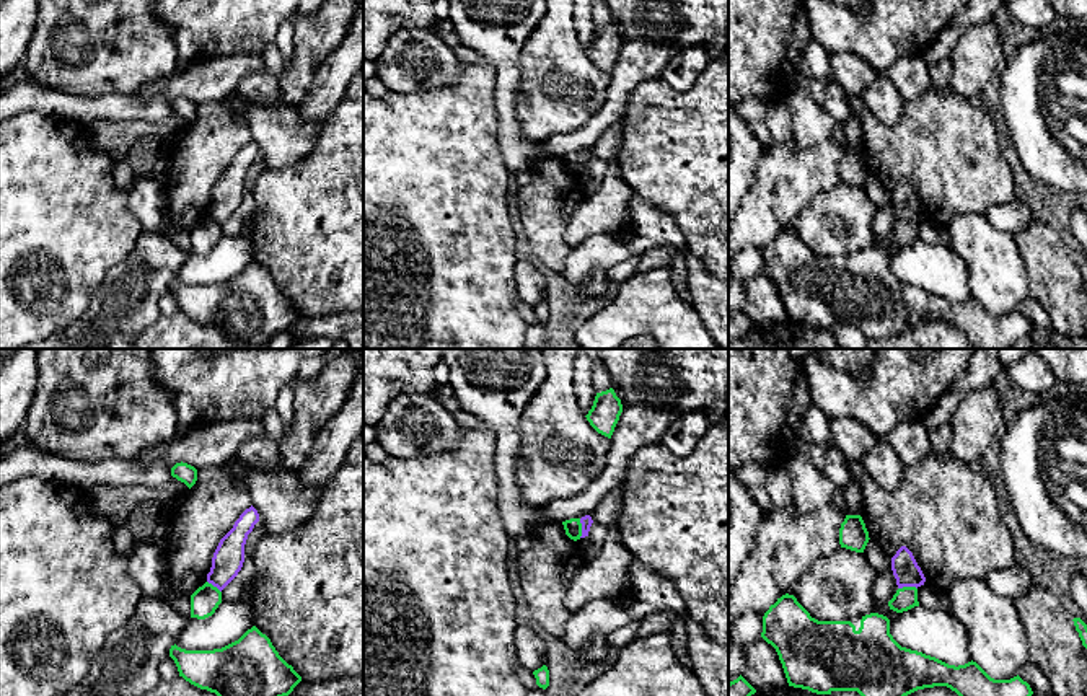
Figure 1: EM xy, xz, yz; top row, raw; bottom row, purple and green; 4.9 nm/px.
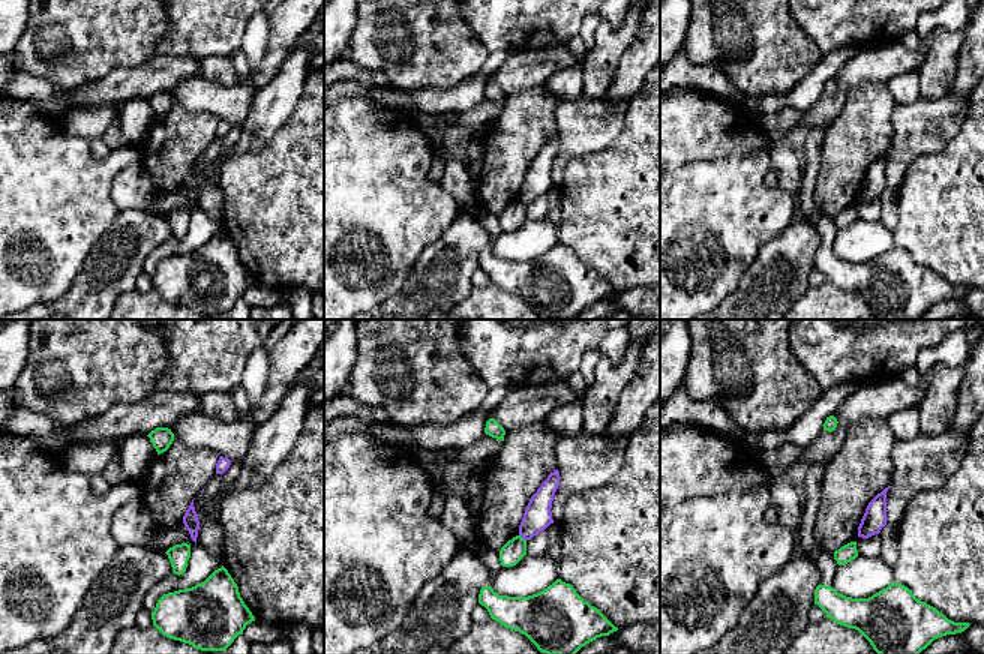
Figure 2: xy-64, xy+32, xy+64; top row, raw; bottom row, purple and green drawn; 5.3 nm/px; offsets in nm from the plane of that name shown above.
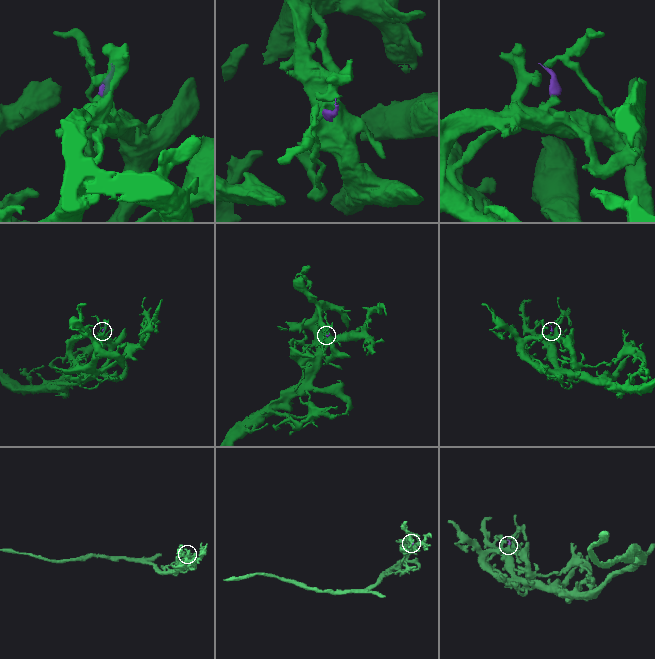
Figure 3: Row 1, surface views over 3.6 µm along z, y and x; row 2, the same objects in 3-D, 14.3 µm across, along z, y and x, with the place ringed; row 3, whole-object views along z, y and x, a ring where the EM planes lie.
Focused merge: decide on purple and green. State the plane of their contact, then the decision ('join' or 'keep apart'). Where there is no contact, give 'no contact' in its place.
contact in xz; keep apart

